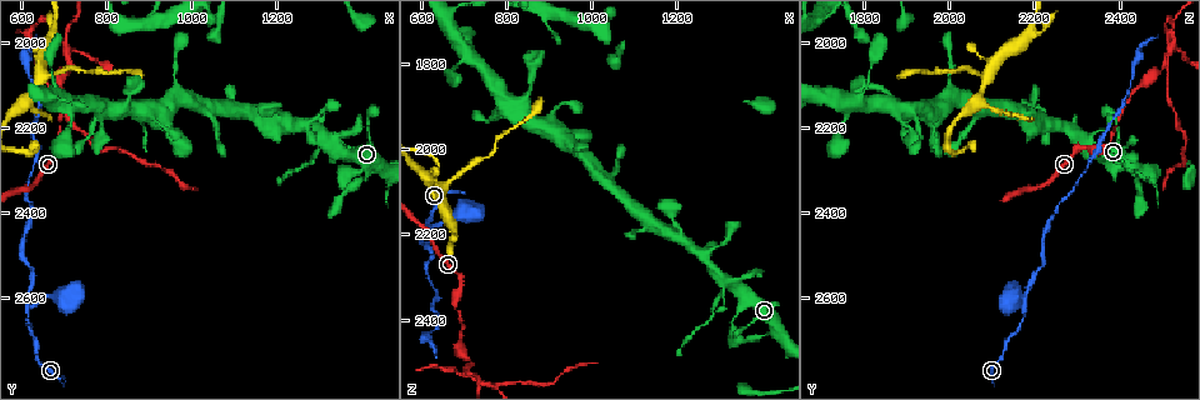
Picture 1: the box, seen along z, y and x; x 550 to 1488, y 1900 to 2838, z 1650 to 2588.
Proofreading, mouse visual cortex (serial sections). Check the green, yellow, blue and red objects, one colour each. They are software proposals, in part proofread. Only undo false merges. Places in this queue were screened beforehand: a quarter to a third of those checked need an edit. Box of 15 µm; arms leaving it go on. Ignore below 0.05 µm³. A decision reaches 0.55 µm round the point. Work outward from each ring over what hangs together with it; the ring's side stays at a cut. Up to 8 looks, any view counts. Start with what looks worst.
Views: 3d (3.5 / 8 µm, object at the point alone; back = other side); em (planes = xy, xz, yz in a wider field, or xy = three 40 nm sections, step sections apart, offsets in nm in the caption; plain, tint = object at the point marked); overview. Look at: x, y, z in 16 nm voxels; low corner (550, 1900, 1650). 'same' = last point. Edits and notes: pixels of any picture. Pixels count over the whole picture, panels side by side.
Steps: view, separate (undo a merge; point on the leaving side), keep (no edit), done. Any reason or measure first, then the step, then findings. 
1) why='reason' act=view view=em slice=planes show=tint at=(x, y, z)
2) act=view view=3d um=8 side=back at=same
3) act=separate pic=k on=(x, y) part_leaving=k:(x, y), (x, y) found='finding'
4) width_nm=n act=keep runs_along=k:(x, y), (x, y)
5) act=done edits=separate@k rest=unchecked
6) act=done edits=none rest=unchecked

why='four-way junction' act=view view=3d um=8 at=(700, 2020, 2520)

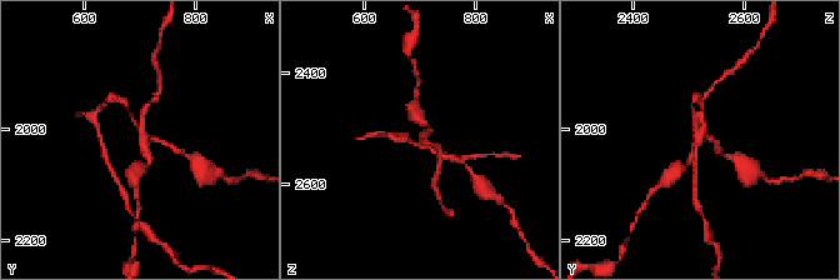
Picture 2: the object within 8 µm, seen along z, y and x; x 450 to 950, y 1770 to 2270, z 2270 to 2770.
arms=4 arm_widths_nm=100,150,150,150 why='now the EM' act=view view=em slice=xy step=1 show=tint at=(705, 2010, 2520)

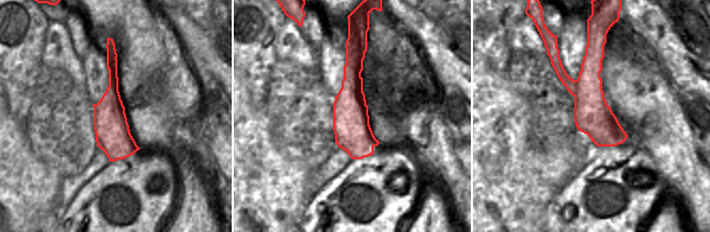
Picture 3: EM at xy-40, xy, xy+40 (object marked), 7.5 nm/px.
act=separate pic=2 on=(404, 138) found='a second cell is stuck on'

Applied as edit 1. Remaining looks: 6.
act=view view=overview

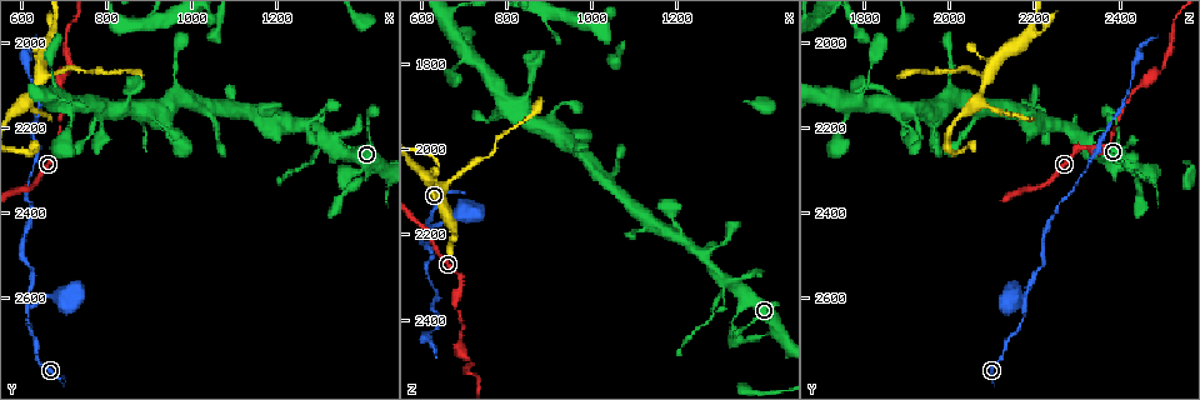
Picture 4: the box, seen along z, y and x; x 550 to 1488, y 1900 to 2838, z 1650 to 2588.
why='arms part here' act=view view=3d um=3.5 at=(610, 2625, 2175)

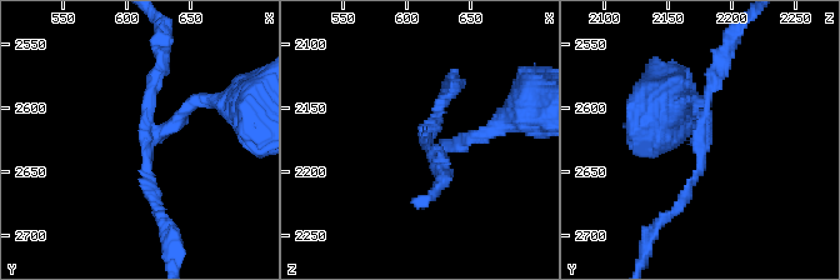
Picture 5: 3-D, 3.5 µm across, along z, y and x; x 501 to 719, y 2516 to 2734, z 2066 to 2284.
arms=3 arm_widths_nm=150,150,200 why='need the tissue' act=view view=em slice=xy step=5 show=tint at=(616, 2626, 2176)

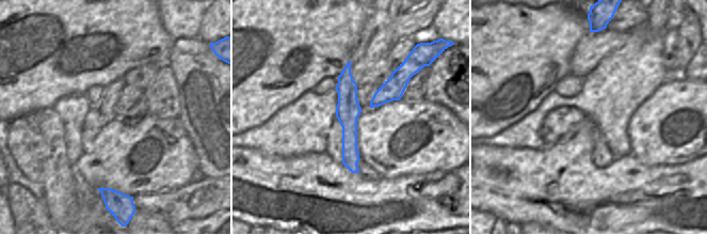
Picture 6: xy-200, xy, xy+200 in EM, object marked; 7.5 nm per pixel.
act=view view=em slice=xy step=1 show=tint at=same

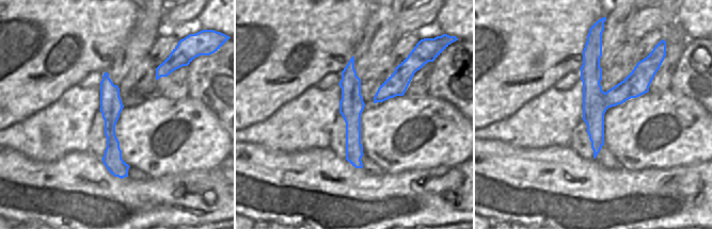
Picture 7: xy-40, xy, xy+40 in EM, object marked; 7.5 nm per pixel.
act=separate pic=5 on=(473, 139) part_leaving=5:(444, 148), (540, 109) found='two cells meet here'

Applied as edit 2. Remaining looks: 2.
act=done edits=separate@2,separate@5 rest=unchecked

